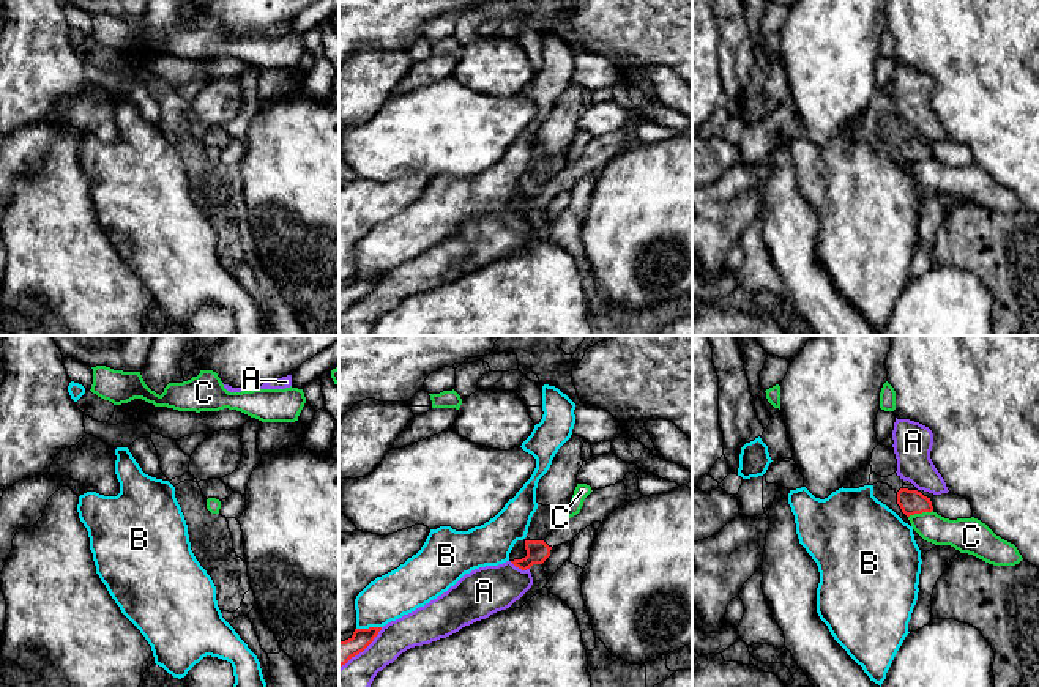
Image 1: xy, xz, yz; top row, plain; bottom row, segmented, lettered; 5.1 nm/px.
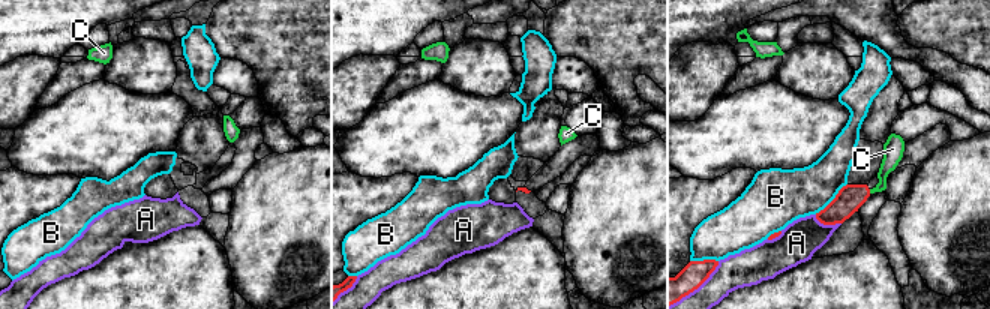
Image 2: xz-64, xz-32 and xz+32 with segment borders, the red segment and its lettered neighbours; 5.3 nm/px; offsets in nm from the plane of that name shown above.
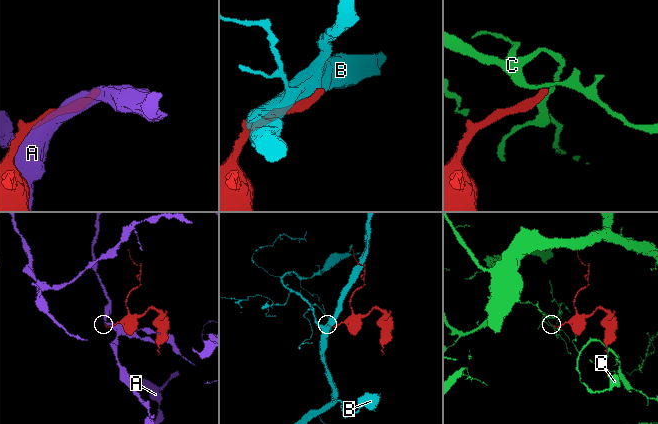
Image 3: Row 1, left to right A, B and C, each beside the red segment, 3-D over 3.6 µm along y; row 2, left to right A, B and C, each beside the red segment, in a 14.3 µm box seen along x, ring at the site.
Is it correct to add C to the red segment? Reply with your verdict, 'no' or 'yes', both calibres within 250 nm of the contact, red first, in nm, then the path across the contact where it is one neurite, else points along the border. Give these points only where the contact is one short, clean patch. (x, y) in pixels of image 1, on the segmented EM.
no | 130/160 nm | along yz (932, 509), (915, 512), (908, 517)

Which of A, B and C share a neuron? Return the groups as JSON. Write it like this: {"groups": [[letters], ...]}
{"groups": [["A"], ["B"], ["C"]]}

